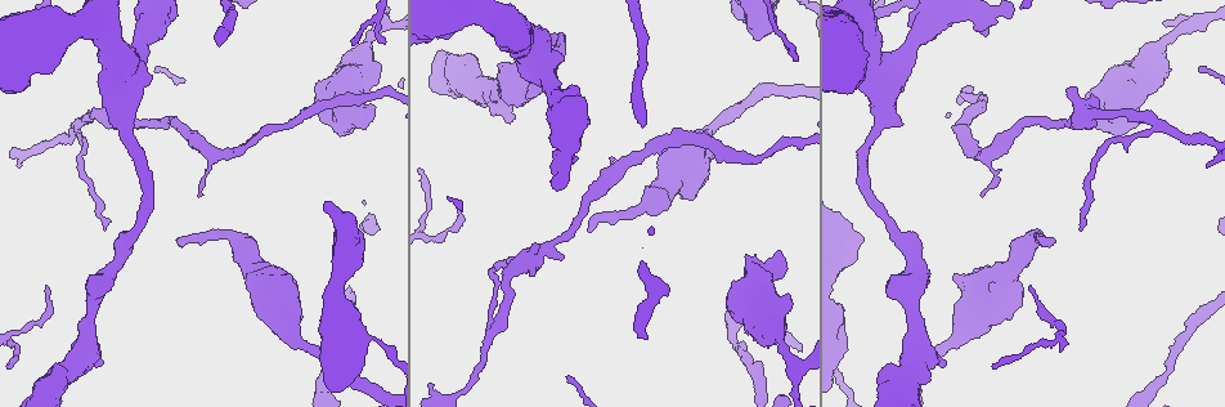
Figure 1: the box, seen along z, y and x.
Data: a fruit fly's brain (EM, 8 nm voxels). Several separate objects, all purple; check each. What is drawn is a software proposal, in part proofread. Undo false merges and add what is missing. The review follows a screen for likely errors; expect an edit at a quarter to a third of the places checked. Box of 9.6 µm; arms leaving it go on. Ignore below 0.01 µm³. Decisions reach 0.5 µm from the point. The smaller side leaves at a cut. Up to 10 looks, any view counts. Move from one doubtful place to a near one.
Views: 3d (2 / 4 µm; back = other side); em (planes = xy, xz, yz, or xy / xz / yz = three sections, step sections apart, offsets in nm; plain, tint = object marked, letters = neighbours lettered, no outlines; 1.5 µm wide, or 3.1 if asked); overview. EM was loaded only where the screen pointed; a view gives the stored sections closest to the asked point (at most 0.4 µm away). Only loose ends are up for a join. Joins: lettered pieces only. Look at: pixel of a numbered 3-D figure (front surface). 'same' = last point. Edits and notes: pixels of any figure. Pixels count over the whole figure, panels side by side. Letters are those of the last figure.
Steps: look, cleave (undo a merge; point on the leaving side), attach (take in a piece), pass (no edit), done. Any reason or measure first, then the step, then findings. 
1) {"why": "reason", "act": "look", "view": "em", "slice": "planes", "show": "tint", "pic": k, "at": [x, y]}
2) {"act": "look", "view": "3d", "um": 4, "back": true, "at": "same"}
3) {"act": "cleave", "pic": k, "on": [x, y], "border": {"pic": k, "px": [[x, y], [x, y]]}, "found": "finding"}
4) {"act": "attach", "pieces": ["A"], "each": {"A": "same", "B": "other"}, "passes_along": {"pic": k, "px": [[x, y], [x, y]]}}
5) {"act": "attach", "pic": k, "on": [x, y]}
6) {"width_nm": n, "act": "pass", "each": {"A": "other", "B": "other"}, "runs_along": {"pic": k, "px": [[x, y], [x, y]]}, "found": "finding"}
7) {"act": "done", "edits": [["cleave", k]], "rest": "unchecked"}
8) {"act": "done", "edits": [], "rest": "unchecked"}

{"why": "sharp bend", "act": "look", "view": "em", "slice": "planes", "show": "tint", "pic": 1, "at": [490, 332]}

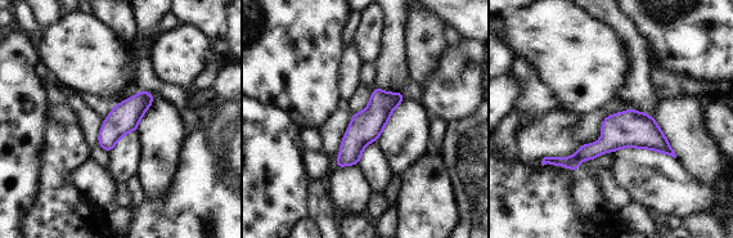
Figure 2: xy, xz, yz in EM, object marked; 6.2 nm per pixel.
{"why": "what lies round it", "act": "look", "view": "em", "slice": "planes", "show": "letters", "at": "same"}

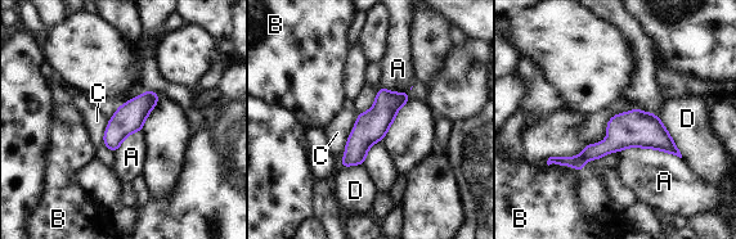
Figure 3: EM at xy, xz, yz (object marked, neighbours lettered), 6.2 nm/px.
{"act": "pass", "each": {"A": "other", "B": "other", "C": "other", "D": "other"}, "border": {"pic": 3, "px": [[616, 152], [642, 147], [681, 158]]}, "found": "all the same cell"}

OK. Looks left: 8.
{"why": "tapers out", "act": "look", "view": "em", "slice": "xz", "step": 8, "show": "letters", "pic": 1, "at": [1082, 230]}

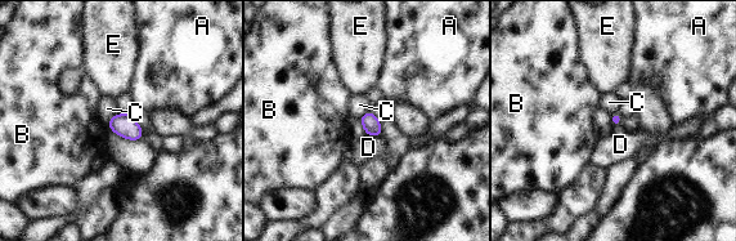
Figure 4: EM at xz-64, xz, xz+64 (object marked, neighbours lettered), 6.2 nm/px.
{"act": "pass", "each": {"A": "other", "B": "other", "C": "other", "D": "other", "E": "other"}, "border": {"pic": 4, "px": [[366, 134], [381, 137]]}, "found": "none of them fits"}

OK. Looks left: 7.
{"act": "look", "view": "3d", "um": 2, "back": true, "pic": 1, "at": [985, 33]}

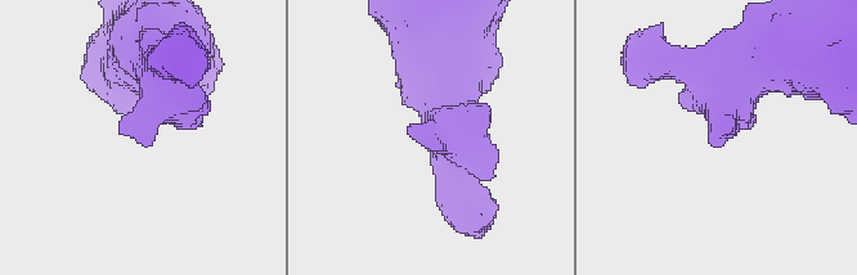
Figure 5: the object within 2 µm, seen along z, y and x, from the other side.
{"arm_widths_nm": [260, 460], "act": "look", "view": "em", "slice": "xy", "step": 4, "show": "letters", "pic": 5, "at": [152, 142]}

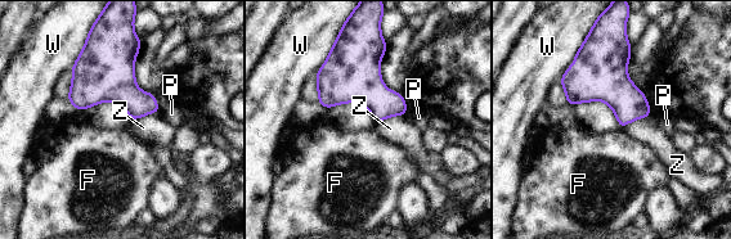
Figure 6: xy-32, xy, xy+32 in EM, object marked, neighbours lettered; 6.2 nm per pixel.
{"why": "cut it another way", "act": "look", "view": "em", "slice": "planes", "show": "letters", "at": "same"}

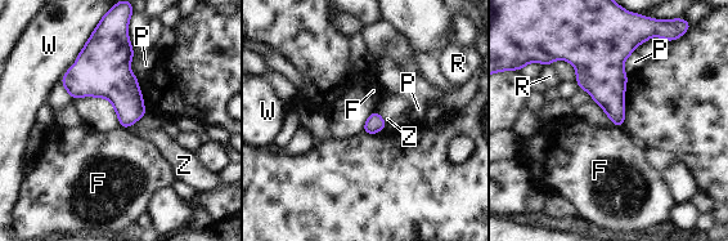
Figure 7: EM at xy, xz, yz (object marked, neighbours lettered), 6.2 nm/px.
{"act": "pass", "each": {"F": "other", "P": "other", "R": "other", "W": "other", "Z": "other"}, "border": {"pic": 7, "px": [[121, 125], [127, 129]]}, "found": "no lettered piece goes on from it"}

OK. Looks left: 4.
{"why": "thin end", "act": "look", "view": "3d", "um": 2, "pic": 1, "at": [385, 44]}

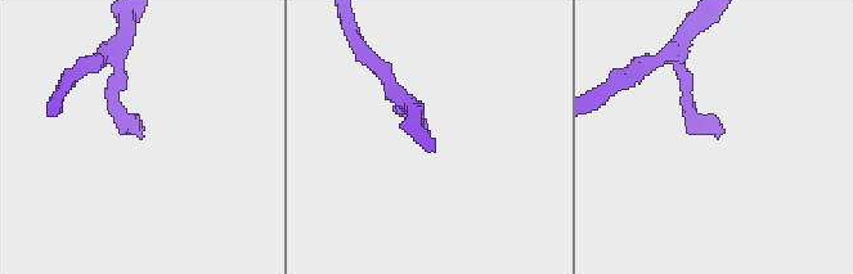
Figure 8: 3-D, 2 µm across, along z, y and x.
{"why": "now the EM", "act": "look", "view": "em", "slice": "planes", "show": "tint", "pic": 8, "at": [142, 137]}

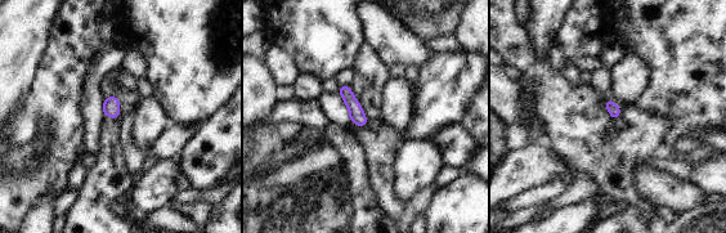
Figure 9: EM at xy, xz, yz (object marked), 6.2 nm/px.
{"why": "what lies round it", "act": "look", "view": "em", "slice": "planes", "show": "letters", "at": "same"}

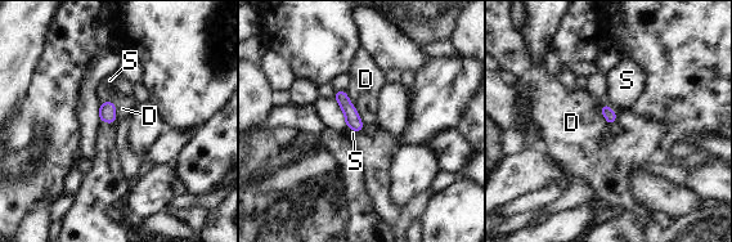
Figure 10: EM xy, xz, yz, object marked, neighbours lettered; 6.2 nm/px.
{"act": "pass", "each": {"D": "other", "S": "other"}, "border": {"pic": 10, "px": [[115, 102], [115, 122], [100, 121]]}, "found": "none of them fits"}

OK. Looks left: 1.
{"act": "done", "edits": [], "rest": "unchecked"}

